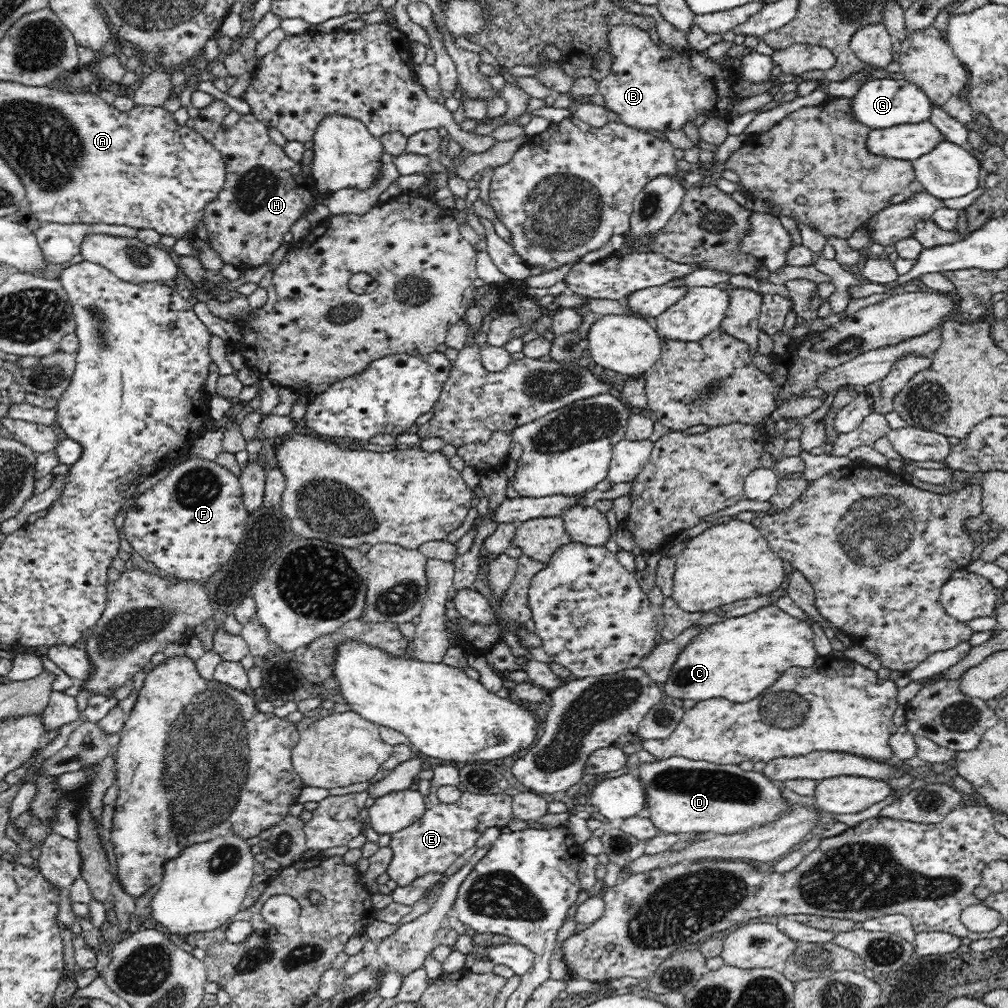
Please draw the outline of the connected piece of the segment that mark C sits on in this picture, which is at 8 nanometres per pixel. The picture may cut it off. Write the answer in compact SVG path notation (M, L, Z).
M776 606L712 624L678 655L668 680L661 684L670 698L703 701L725 698L733 703L748 702L772 686L788 668L808 668L816 662L814 629L808 621L788 616Z

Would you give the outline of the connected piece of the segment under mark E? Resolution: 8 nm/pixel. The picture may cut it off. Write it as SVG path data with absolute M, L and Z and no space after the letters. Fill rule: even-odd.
M439 765L433 770L429 781L429 792L424 795L424 814L410 826L390 835L388 847L392 849L392 860L386 868L390 880L398 887L407 887L416 879L430 873L442 873L462 856L468 848L475 846L478 837L487 828L498 827L506 830L506 824L512 820L513 797L505 794L474 794L462 784L459 769L452 765ZM440 786L456 786L462 796L453 804L441 802L436 795Z

